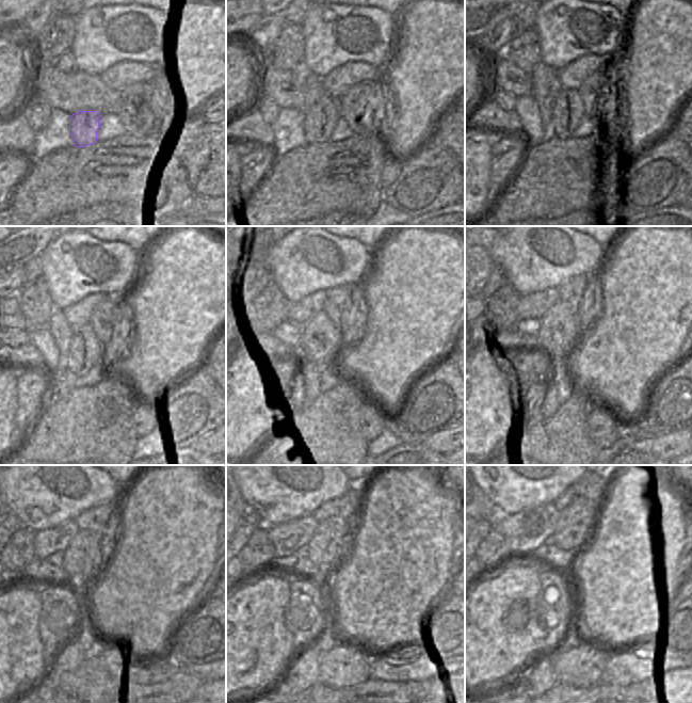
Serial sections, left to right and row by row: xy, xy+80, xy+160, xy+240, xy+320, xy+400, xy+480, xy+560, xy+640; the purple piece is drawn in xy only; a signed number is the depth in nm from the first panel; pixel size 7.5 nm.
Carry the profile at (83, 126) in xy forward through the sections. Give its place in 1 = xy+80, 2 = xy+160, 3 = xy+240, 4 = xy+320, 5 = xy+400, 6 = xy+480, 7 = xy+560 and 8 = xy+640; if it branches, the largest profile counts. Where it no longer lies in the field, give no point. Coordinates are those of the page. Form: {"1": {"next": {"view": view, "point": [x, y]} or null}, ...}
{"1": {"next": {"view": "xy+80", "point": [320, 120]}}, "2": {"next": {"view": "xy+160", "point": [567, 112]}}, "3": {"next": {"view": "xy+240", "point": [85, 350]}}, "4": {"next": {"view": "xy+320", "point": [321, 338]}}, "5": {"next": {"view": "xy+400", "point": [559, 331]}}, "6": {"next": {"view": "xy+480", "point": [82, 558]}}, "7": {"next": {"view": "xy+560", "point": [324, 547]}}, "8": {"next": {"view": "xy+640", "point": [575, 523]}}}

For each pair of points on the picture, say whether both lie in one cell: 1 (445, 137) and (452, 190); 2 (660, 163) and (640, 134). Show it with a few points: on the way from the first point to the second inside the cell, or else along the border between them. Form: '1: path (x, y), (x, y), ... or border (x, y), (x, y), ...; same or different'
1: border (430, 136), (437, 146), (445, 147), (453, 156); different
2: border (648, 147), (645, 155); different

